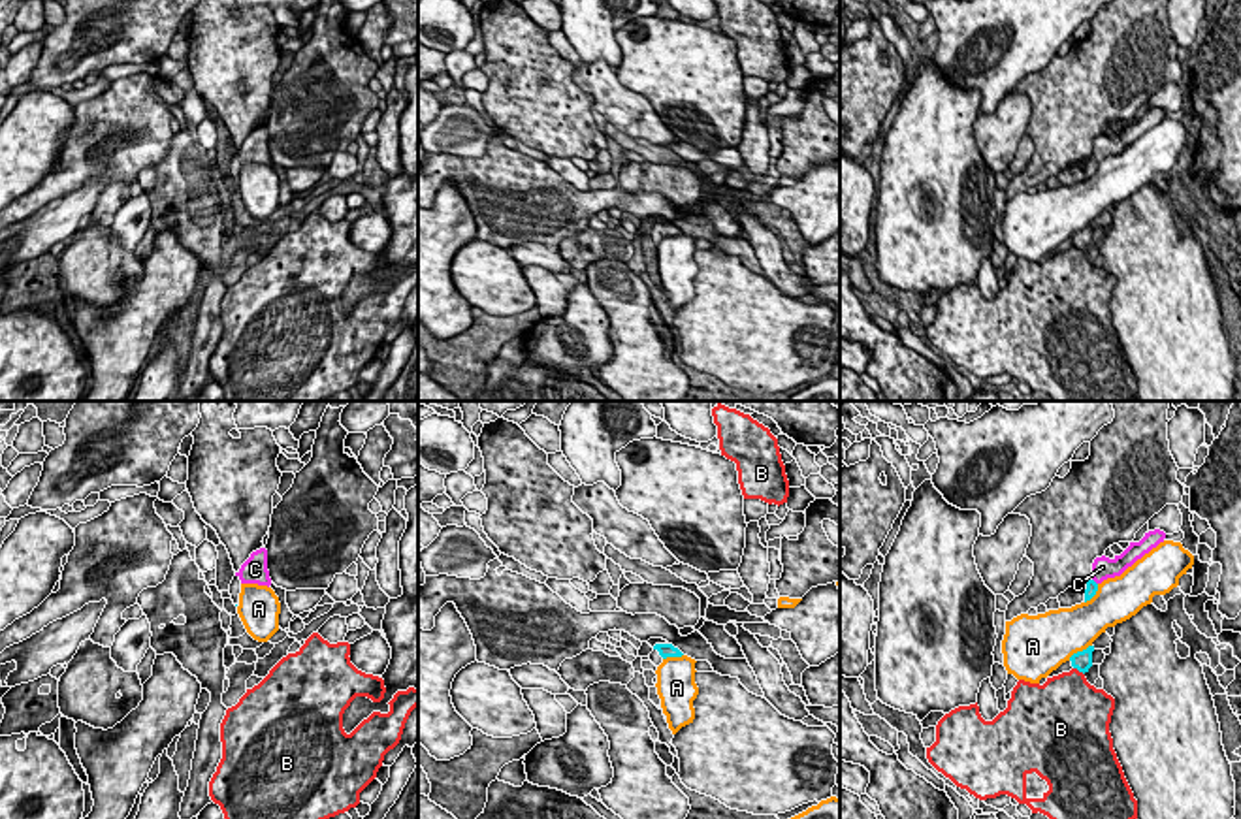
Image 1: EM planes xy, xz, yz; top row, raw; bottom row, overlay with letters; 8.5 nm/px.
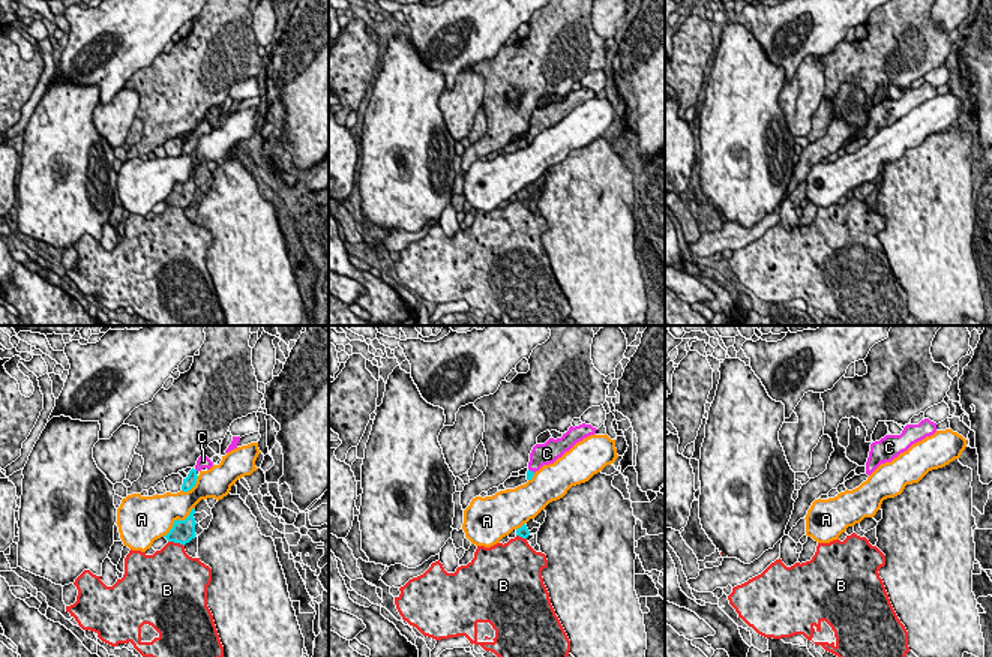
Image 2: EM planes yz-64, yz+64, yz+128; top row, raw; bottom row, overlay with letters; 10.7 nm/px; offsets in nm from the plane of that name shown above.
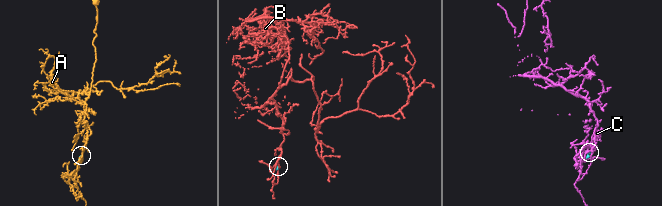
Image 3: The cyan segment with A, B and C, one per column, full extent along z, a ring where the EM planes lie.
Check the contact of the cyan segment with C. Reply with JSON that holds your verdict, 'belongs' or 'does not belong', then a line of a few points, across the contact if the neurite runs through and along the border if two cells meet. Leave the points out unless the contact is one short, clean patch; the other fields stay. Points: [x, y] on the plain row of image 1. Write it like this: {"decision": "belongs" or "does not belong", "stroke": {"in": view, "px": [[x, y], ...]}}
{"decision": "belongs", "stroke": {"in": "yz", "px": [[1091, 168], [1095, 160], [1102, 145]]}}

